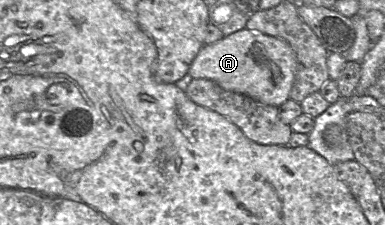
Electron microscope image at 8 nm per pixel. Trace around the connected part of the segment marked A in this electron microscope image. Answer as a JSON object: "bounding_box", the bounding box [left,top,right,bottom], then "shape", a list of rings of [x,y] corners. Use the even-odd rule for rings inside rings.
{"bounding_box":[187,28,296,107],"shape":[[[244,28],[214,44],[203,45],[187,74],[193,79],[212,80],[226,91],[279,107],[290,98],[296,68],[296,53],[287,41]]]}

